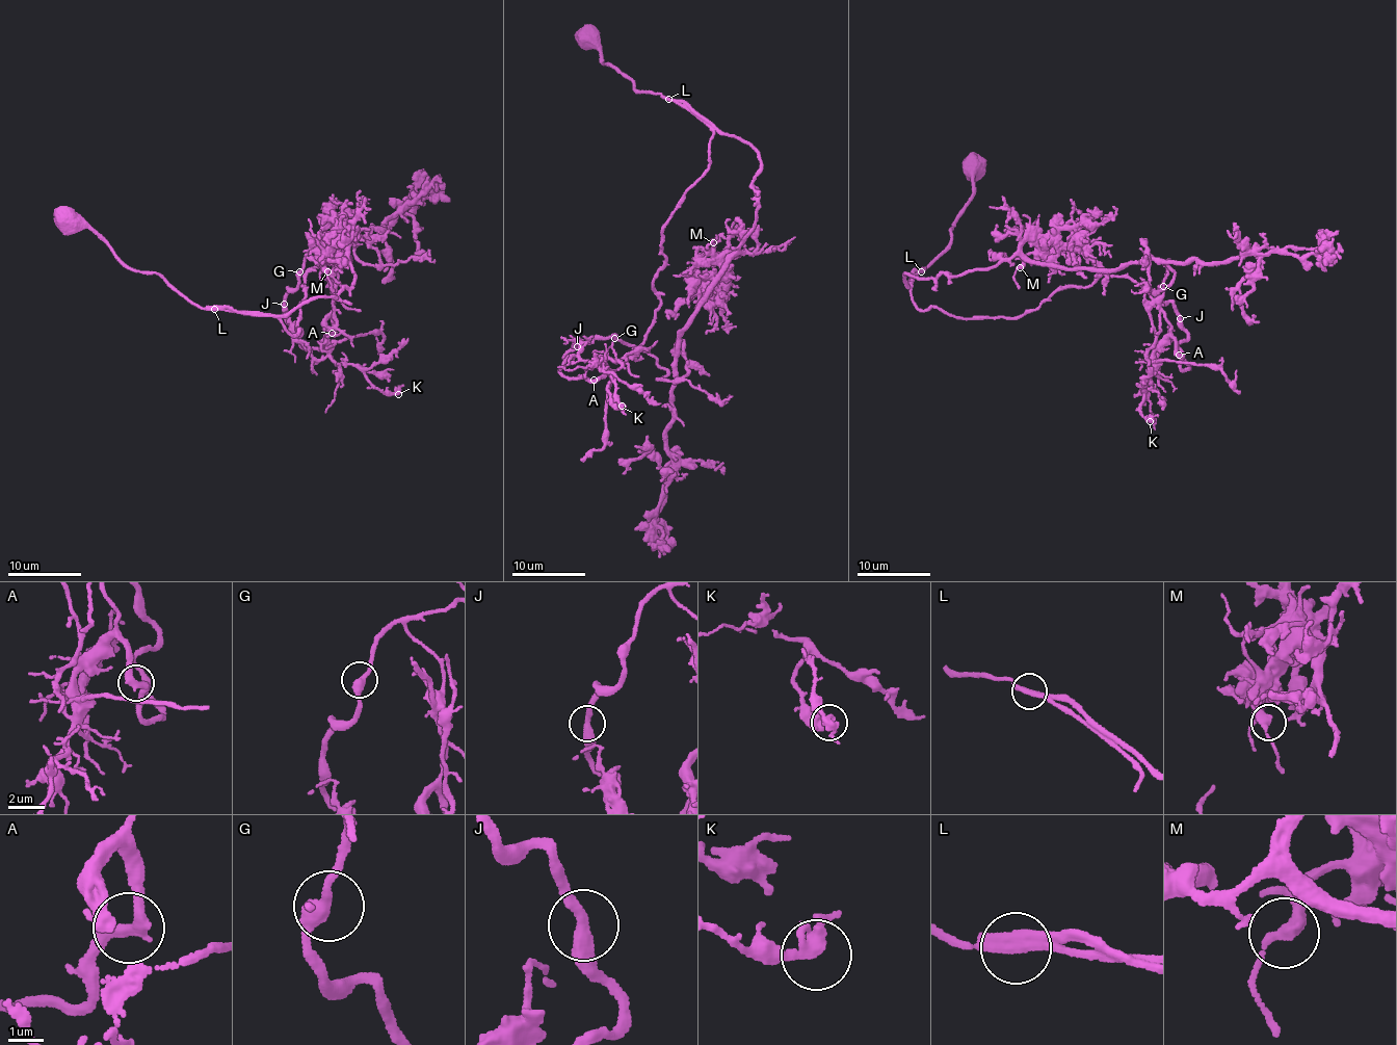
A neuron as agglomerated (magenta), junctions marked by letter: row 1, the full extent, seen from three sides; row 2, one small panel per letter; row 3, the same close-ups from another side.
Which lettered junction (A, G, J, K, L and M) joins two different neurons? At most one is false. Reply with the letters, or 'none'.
L

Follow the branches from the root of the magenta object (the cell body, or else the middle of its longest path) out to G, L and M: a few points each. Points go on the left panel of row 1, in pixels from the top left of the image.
G: (68, 218), (194, 304), (300, 336), (305, 278), (332, 266), (313, 250), (299, 271)
L: (68, 218), (78, 219), (101, 237), (126, 265), (137, 270), (154, 271), (194, 304), (214, 309)
M: (68, 218), (204, 308), (284, 315), (335, 296), (357, 279), (342, 241), (321, 259), (327, 271)

